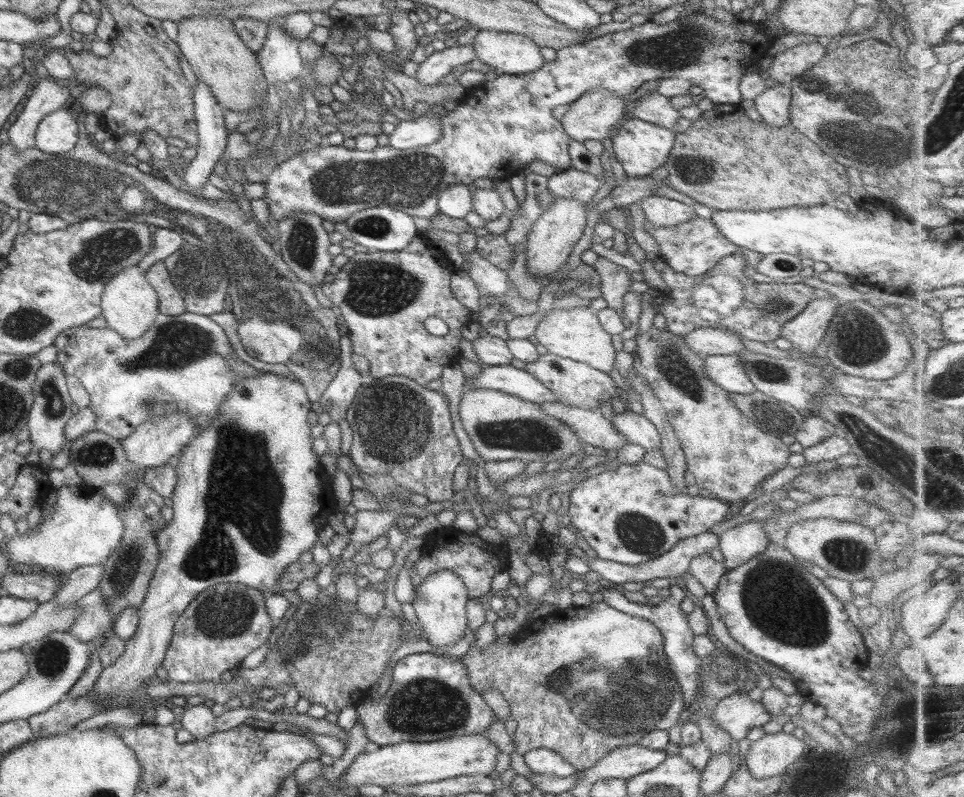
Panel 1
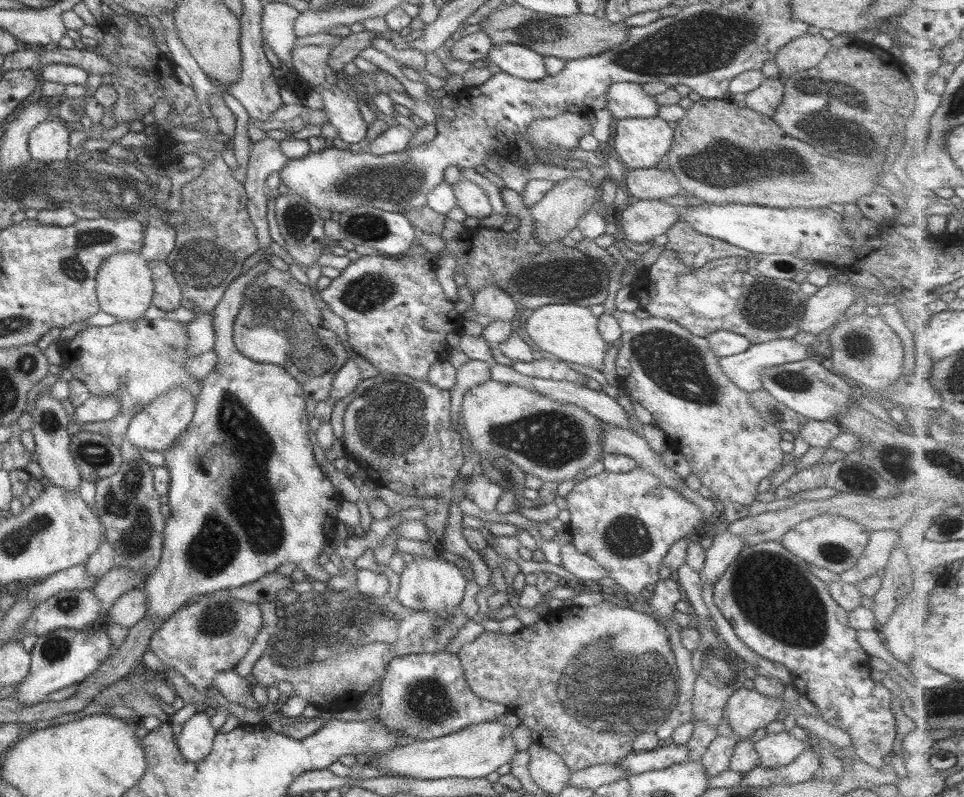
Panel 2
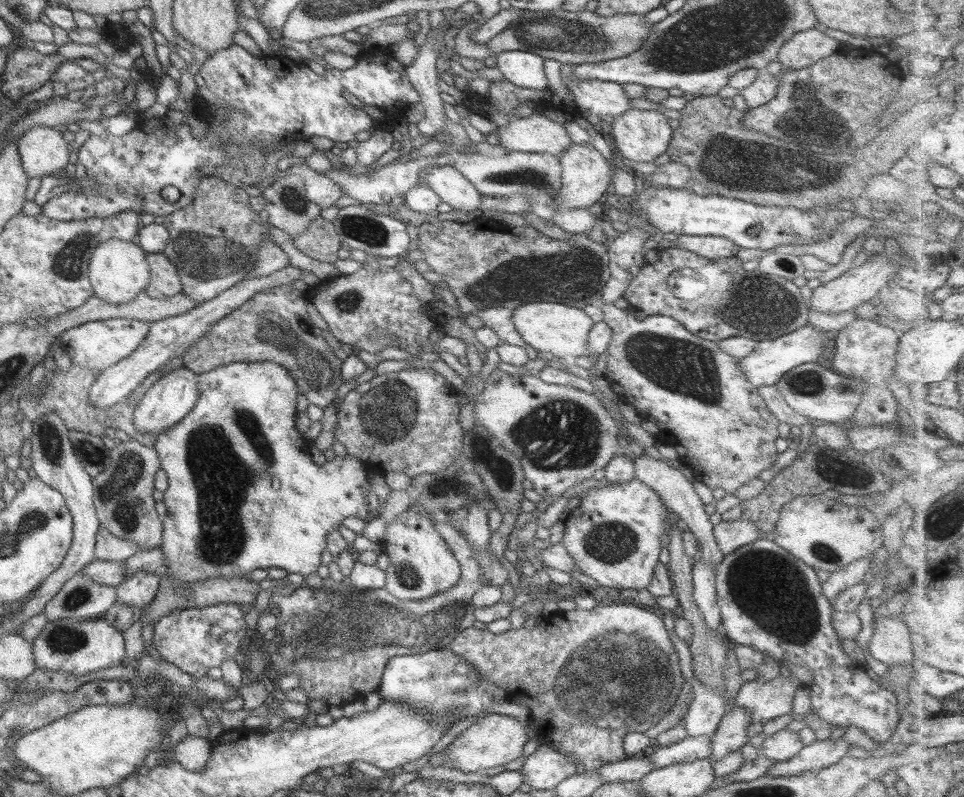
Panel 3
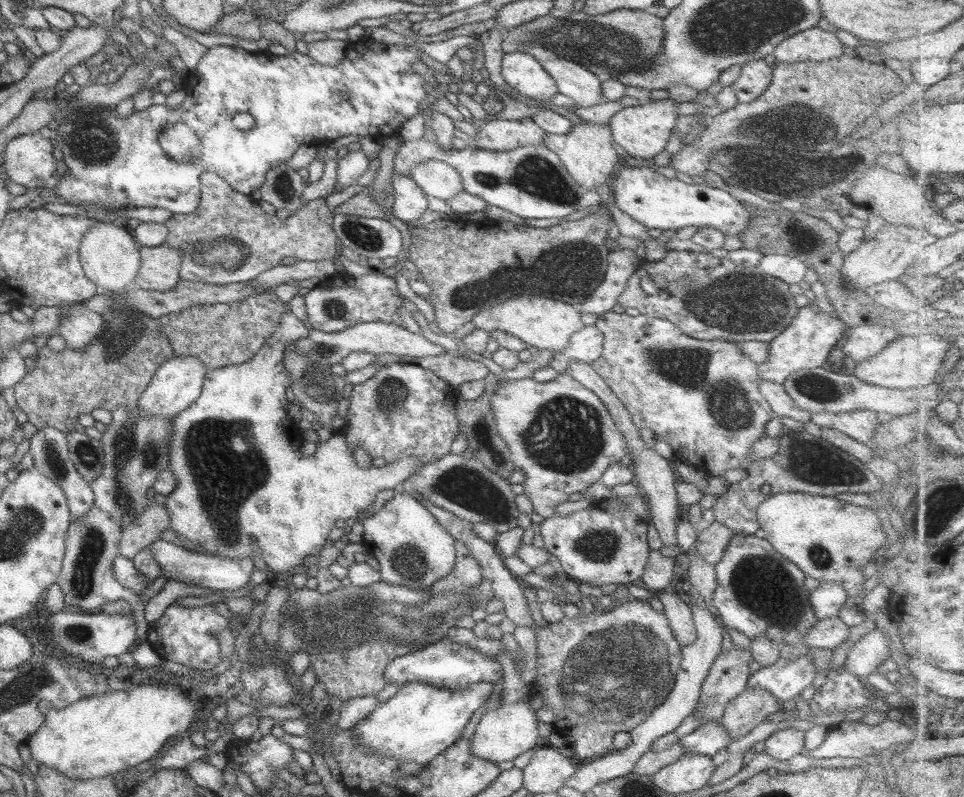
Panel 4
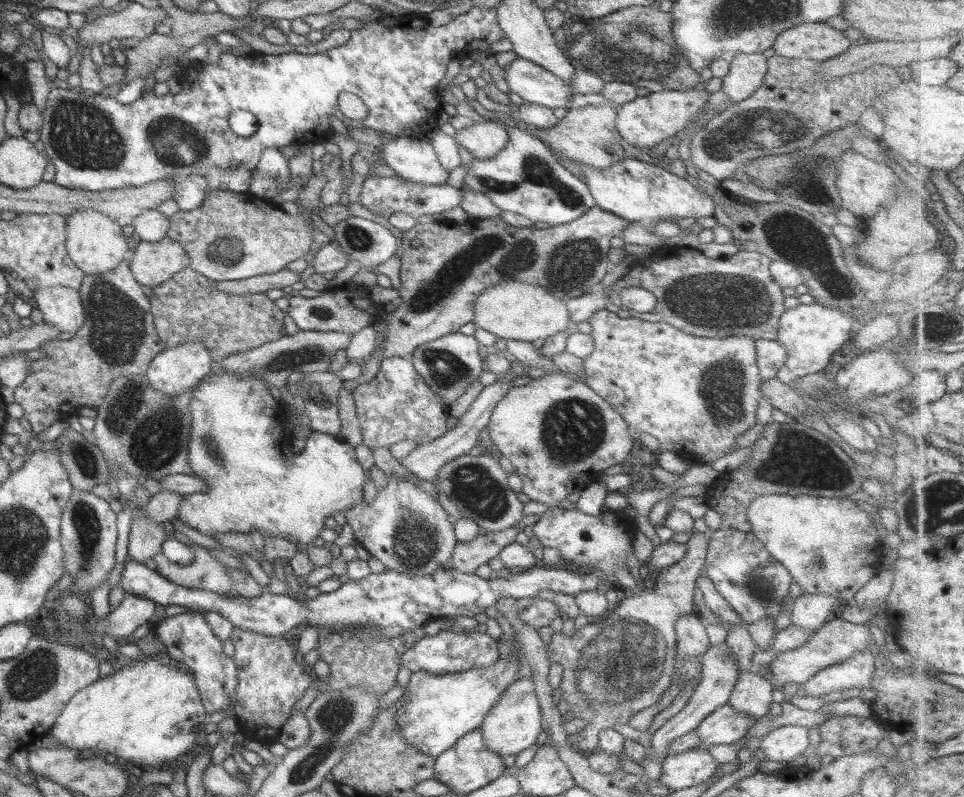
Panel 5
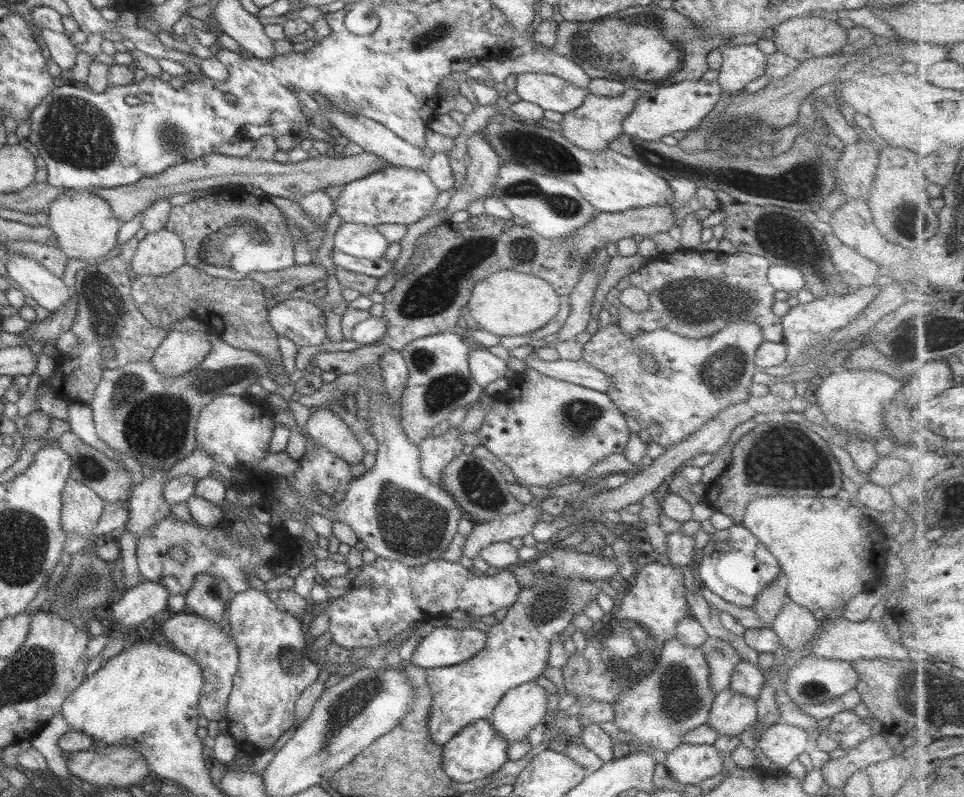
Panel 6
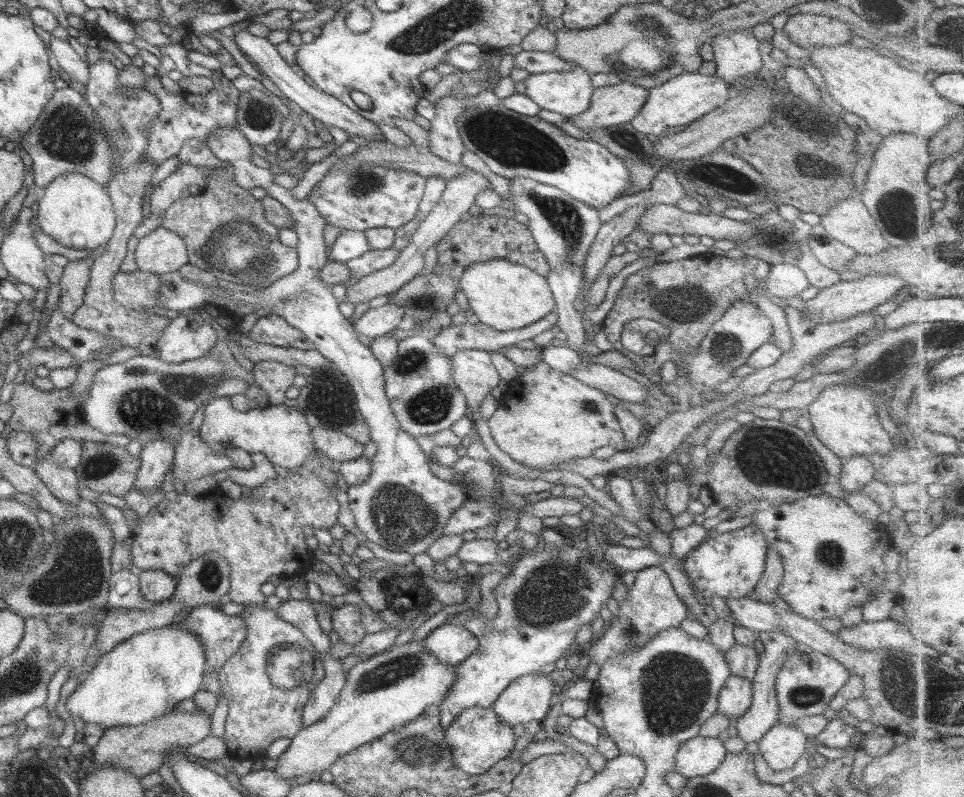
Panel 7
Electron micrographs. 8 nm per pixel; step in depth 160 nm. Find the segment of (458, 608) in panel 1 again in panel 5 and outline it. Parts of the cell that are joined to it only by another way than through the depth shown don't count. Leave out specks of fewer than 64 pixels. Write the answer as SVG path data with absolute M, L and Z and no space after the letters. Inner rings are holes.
M385 474L385 476L387 483L376 491L375 499L371 504L363 500L343 513L346 523L354 534L355 542L365 548L369 556L379 560L387 570L395 570L412 576L425 576L433 574L439 568L450 568L451 553L457 542L453 534L452 522L449 522L443 508L437 500L433 500L415 486L412 480L404 476L392 476L392 474Z

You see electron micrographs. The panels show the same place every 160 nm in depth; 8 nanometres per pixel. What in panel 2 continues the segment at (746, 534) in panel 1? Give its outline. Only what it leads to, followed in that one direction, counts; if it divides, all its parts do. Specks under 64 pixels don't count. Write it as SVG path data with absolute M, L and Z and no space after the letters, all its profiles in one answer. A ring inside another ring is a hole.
M719 529L712 536L711 546L704 550L703 566L697 572L701 584L709 583L712 586L743 550L744 545L741 539Z

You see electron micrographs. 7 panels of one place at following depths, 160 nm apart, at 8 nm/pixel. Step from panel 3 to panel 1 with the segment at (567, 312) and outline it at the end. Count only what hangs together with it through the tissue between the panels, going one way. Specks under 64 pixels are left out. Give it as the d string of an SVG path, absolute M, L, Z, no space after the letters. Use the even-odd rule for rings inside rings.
M573 307L565 311L549 310L537 323L532 341L541 344L547 353L586 364L599 372L609 373L614 369L616 351L611 346L611 335L601 328L596 320L596 312L587 307Z

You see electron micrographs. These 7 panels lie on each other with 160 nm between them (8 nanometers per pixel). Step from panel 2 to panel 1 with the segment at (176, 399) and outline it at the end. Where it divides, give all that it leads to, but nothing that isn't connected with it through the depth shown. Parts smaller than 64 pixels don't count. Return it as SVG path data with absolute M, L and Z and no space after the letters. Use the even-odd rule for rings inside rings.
M180 412L164 414L159 420L142 422L125 439L120 441L126 459L133 465L136 472L143 473L145 469L167 464L171 456L176 456L194 436L196 429L190 418Z

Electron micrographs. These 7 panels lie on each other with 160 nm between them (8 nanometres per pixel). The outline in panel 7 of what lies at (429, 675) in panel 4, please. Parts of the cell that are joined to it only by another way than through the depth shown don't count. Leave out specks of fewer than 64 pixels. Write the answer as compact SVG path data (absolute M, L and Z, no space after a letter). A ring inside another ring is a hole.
M444 623L433 629L423 640L424 651L439 662L456 665L464 661L478 645L478 640L461 624Z

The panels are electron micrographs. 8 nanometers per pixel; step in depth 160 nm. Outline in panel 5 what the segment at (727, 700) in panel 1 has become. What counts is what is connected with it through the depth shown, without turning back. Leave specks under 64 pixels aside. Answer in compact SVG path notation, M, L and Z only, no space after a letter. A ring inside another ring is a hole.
M839 617L829 618L799 647L793 650L780 652L775 655L770 665L770 674L766 679L772 686L781 688L784 684L798 684L801 686L809 680L818 670L847 660L853 653L872 647L870 633L867 625L845 622Z

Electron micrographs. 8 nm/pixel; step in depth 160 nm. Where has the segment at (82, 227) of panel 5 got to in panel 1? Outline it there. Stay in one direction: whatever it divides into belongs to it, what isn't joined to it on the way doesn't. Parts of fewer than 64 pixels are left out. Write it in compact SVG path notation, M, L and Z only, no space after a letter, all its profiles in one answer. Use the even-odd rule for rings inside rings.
M138 267L121 270L106 282L101 291L100 314L106 327L123 340L139 338L153 324L158 315L157 296Z

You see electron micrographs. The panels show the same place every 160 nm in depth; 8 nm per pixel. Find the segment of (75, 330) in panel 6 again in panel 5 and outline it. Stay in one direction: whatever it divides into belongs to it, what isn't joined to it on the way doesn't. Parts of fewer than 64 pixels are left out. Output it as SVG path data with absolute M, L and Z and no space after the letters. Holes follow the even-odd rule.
M125 259L113 271L103 275L83 276L83 281L77 289L84 314L83 326L64 342L48 340L40 344L36 350L43 354L43 358L37 358L30 363L29 374L13 389L14 402L21 406L22 416L29 422L33 434L37 435L49 428L53 422L75 414L82 406L96 409L103 402L113 379L119 376L131 378L143 375L153 356L166 348L159 340L152 315L149 314L146 290L133 281L128 264L129 259Z

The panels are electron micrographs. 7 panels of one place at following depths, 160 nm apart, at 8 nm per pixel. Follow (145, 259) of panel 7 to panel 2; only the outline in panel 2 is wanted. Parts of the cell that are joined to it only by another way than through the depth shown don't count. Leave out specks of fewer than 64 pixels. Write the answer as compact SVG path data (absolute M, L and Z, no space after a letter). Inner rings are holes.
M149 262L148 270L152 279L151 304L163 312L171 312L180 307L181 294L177 281L169 266L162 262Z

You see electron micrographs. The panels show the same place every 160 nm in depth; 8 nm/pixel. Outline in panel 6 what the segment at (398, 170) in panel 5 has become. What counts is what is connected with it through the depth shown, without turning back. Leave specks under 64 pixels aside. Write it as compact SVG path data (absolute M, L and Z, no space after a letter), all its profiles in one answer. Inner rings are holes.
M330 104L331 110L327 113L323 112L334 127L341 135L345 136L347 140L357 144L359 148L362 148L365 152L377 156L381 160L384 160L386 164L395 168L407 168L411 170L422 170L428 159L428 153L424 148L419 148L405 142L402 138L399 138L396 134L393 134L390 130L387 130L384 126L381 126L378 122L373 122L369 118L363 118L362 116L349 116L343 114L340 110L336 109L336 106Z

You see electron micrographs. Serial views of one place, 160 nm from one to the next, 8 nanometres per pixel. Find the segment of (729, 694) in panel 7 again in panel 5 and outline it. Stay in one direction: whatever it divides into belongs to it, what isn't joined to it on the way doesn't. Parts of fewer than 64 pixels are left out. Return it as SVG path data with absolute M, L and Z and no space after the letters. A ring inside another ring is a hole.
M727 704L718 707L702 719L695 730L697 741L699 741L698 749L707 751L712 745L740 741L753 724L755 720L733 711Z

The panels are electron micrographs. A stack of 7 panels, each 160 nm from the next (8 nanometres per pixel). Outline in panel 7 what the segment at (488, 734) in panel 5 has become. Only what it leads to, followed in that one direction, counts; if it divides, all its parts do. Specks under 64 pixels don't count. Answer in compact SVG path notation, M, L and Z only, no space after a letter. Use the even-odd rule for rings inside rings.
M526 674L512 680L493 702L491 711L503 725L515 727L551 716L553 683L545 674Z

